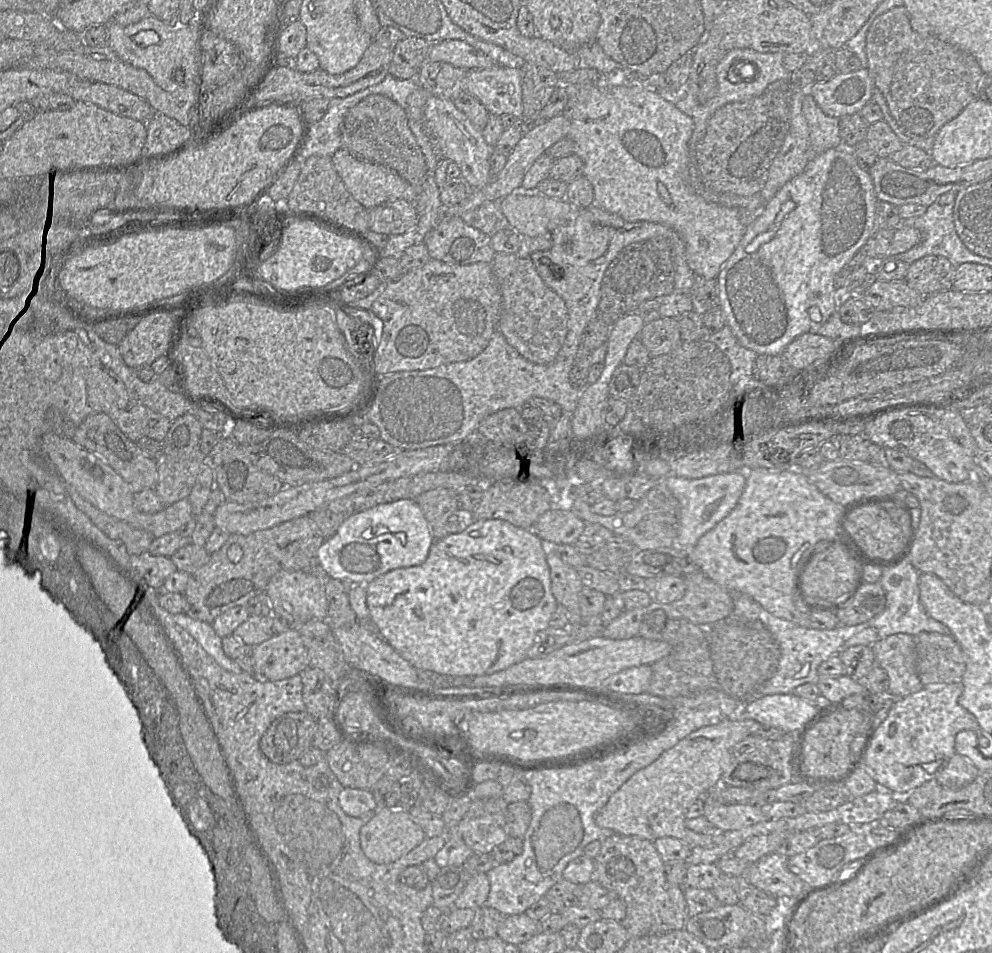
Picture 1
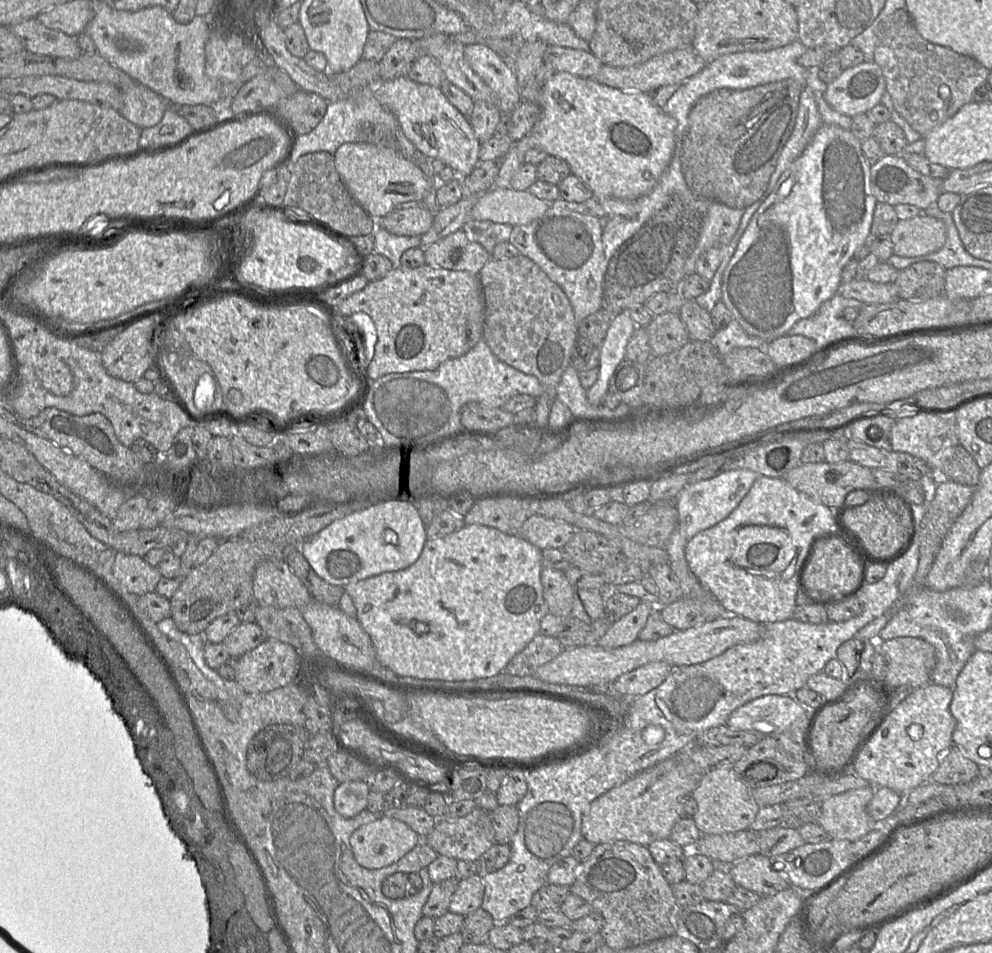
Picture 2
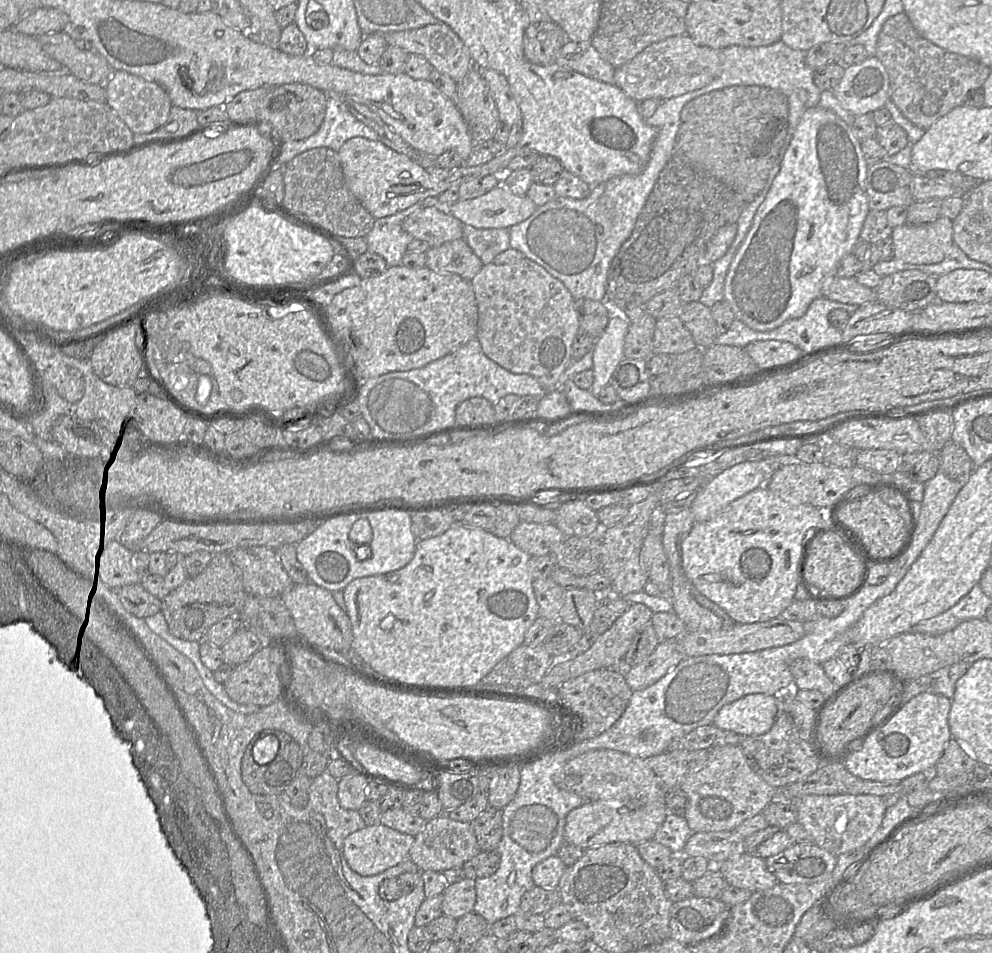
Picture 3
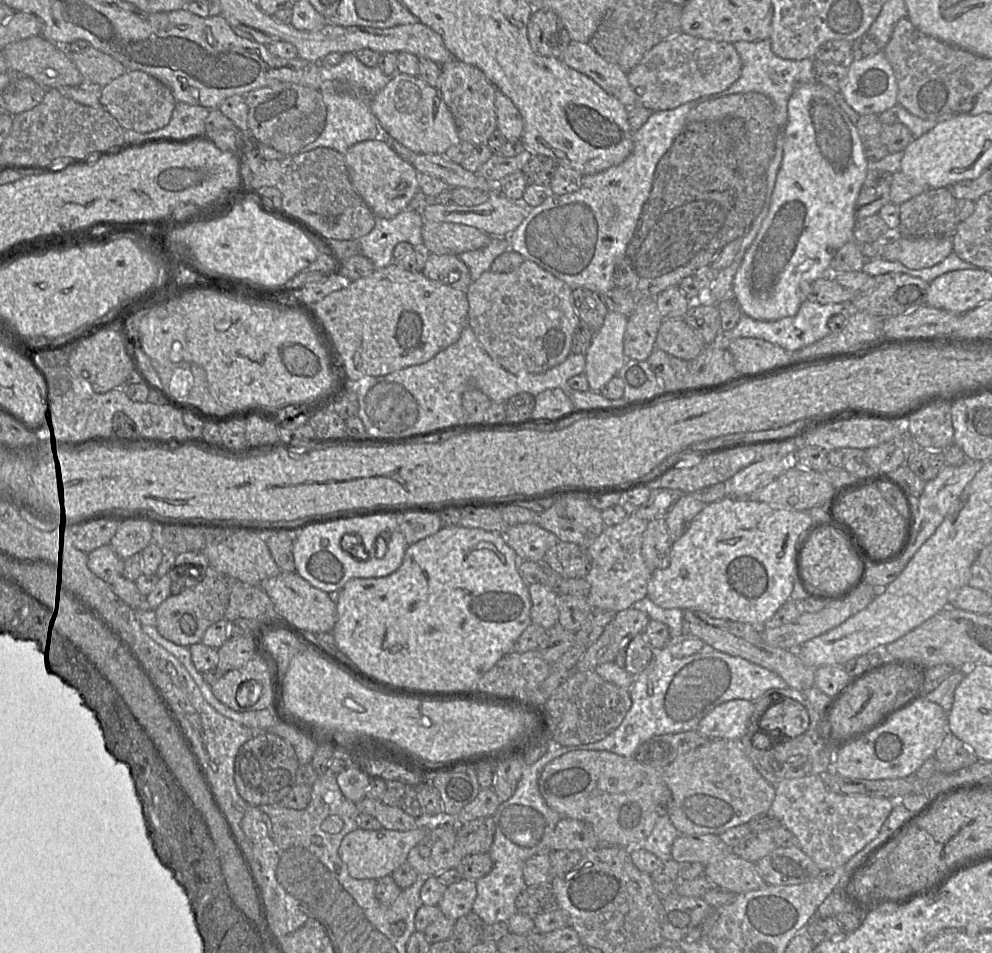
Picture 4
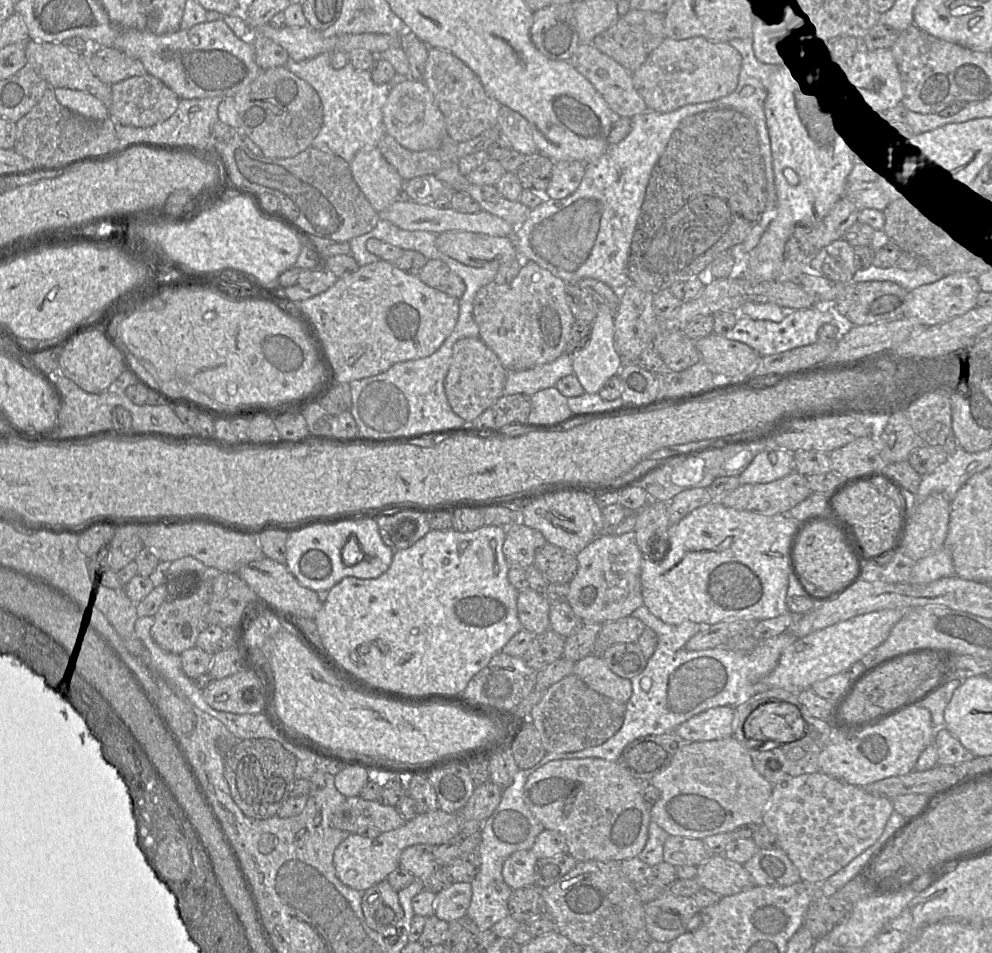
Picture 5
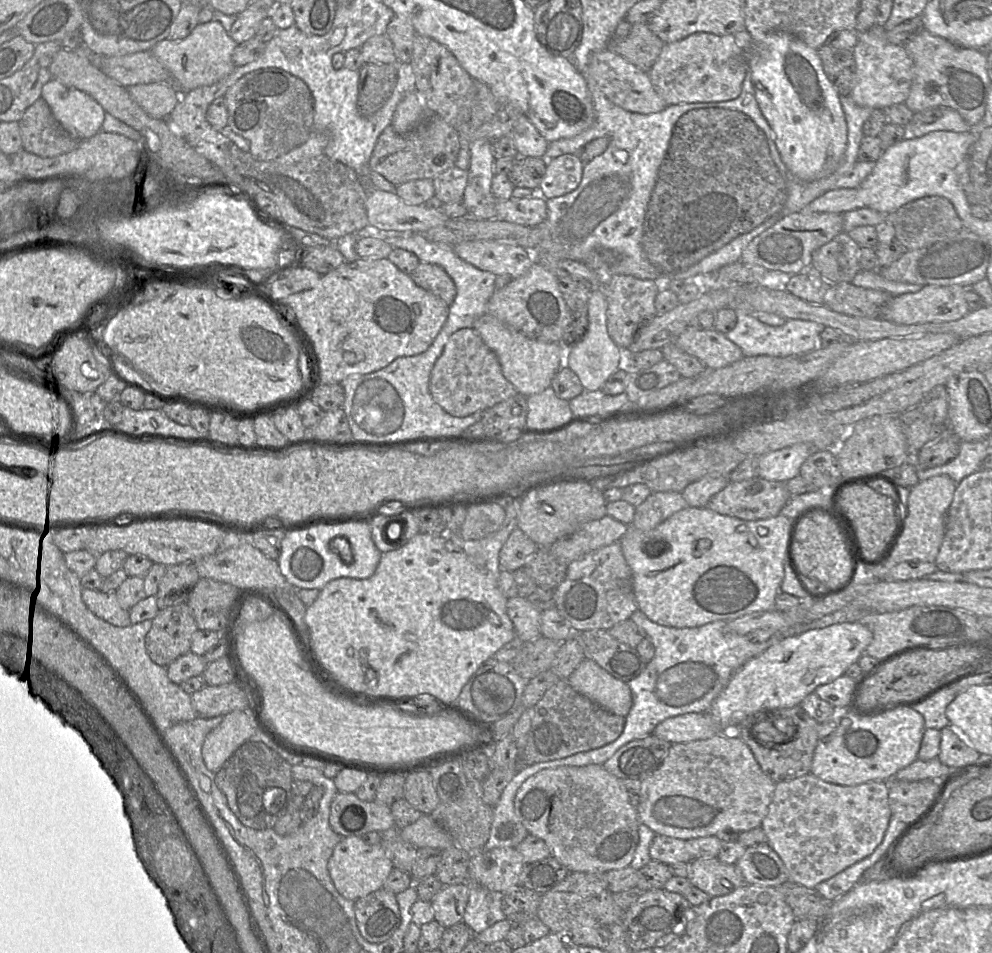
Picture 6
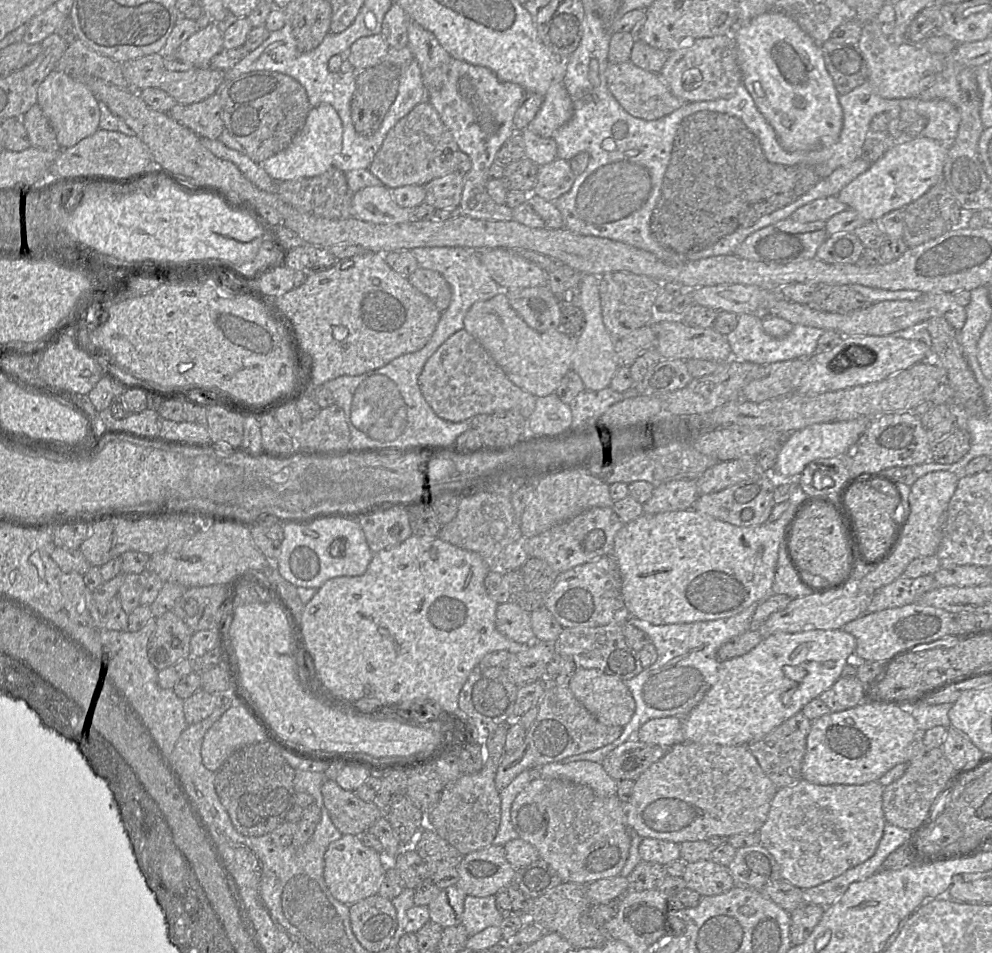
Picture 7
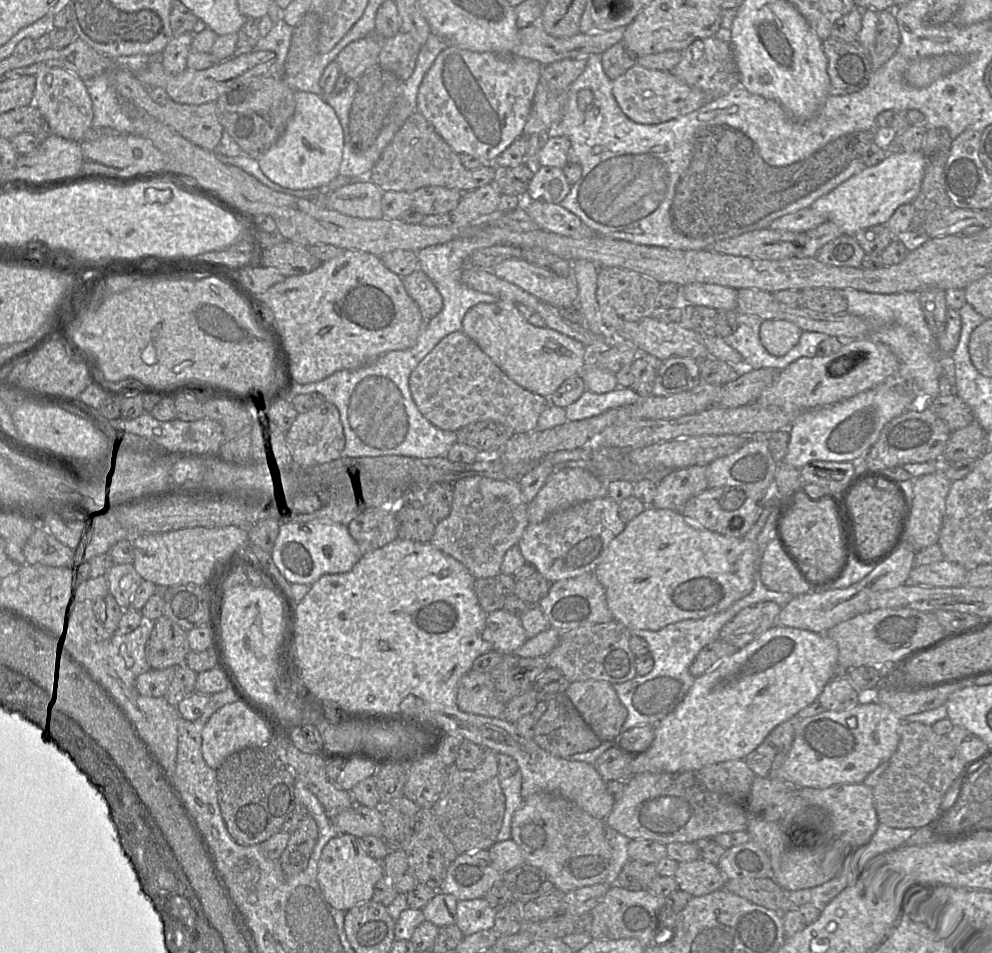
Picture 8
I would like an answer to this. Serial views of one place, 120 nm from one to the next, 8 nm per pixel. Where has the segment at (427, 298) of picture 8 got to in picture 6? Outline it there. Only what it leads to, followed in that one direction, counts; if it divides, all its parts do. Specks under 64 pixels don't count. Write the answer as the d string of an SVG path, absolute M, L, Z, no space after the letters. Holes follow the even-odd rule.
M420 262L409 276L417 286L439 297L448 306L454 301L455 284L440 266Z

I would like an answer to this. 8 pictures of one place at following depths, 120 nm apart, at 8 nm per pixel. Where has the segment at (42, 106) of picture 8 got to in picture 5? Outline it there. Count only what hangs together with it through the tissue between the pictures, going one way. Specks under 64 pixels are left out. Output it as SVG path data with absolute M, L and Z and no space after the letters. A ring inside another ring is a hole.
M55 88L54 94L62 106L87 119L105 120L109 117L108 106L87 92Z

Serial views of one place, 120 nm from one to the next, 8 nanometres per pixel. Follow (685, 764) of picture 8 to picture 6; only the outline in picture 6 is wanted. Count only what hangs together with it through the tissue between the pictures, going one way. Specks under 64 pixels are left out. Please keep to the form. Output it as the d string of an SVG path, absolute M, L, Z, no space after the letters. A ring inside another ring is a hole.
M859 621L832 624L784 637L737 670L709 712L720 721L723 731L733 731L749 715L799 705L818 686L844 675L846 669L865 653L872 639L871 630Z

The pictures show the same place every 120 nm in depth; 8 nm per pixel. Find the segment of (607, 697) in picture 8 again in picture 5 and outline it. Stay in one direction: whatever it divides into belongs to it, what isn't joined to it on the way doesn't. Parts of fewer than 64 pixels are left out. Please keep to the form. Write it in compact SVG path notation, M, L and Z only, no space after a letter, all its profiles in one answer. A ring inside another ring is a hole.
M590 653L575 662L573 674L594 691L612 700L627 703L631 697L631 680L612 672L601 656Z

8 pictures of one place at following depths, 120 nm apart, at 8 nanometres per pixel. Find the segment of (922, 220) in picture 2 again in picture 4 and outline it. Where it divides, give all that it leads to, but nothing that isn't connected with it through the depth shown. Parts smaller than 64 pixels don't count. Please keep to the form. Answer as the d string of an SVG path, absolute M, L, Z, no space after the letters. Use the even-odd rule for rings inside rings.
M952 235L942 237L899 237L898 261L910 269L924 269L943 261L952 251Z

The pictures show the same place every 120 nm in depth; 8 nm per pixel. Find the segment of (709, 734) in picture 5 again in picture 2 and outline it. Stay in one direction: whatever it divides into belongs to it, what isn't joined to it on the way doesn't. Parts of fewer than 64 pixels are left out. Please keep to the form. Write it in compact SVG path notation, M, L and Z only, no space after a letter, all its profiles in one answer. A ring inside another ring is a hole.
M766 695L754 699L734 710L726 725L733 730L754 733L759 738L776 736L785 730L806 708L787 695Z

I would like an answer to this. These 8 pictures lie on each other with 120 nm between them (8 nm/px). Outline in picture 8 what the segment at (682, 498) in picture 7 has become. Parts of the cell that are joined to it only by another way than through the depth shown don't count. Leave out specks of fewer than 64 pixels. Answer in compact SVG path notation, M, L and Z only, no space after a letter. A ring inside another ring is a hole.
M706 466L675 469L657 483L652 506L680 511L685 503L708 488Z

